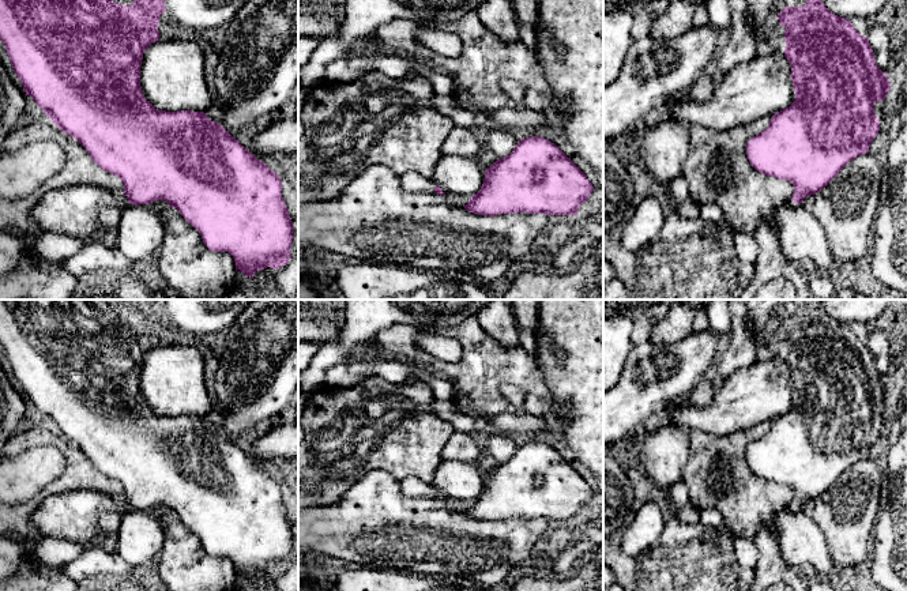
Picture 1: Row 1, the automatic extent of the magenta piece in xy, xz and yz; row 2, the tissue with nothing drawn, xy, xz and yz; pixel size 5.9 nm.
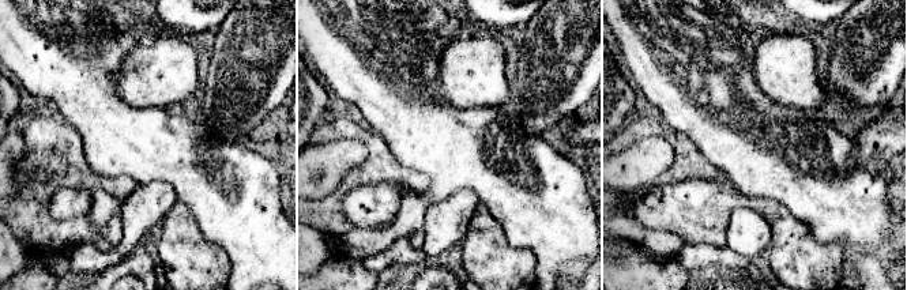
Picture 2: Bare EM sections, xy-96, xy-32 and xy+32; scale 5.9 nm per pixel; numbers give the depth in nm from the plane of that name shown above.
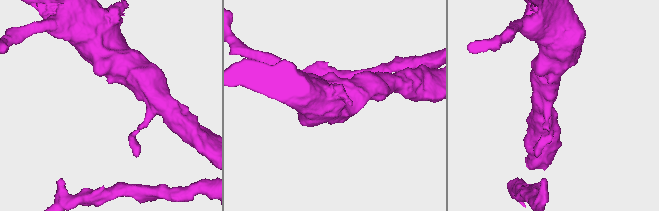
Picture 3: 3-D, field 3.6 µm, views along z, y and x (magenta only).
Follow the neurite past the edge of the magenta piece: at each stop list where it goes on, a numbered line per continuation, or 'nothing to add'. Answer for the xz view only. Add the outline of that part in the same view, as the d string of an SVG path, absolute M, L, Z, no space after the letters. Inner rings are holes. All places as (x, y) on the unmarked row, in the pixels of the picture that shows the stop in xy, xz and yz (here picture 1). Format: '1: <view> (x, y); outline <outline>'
1: xz (413, 488); outline M413 477L402 479L399 486L403 494L410 498L434 497L434 489L432 485Z

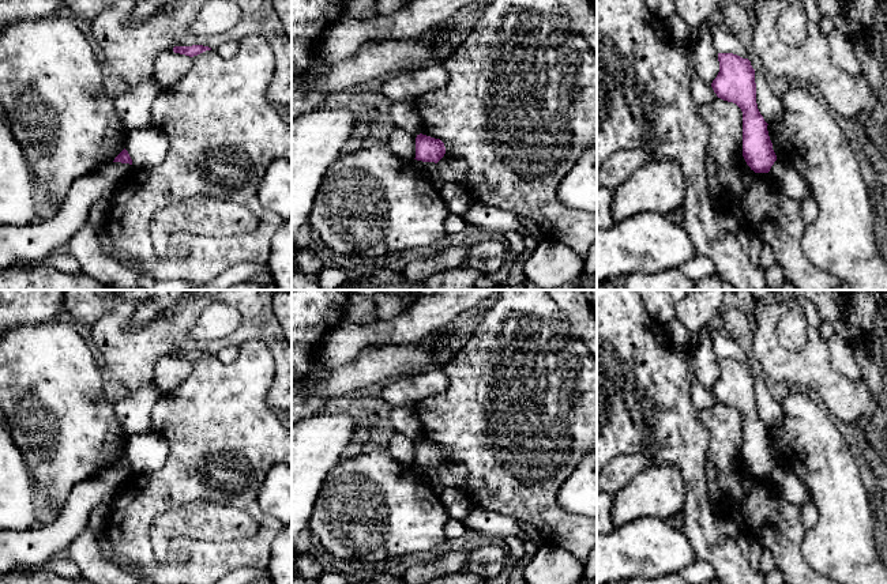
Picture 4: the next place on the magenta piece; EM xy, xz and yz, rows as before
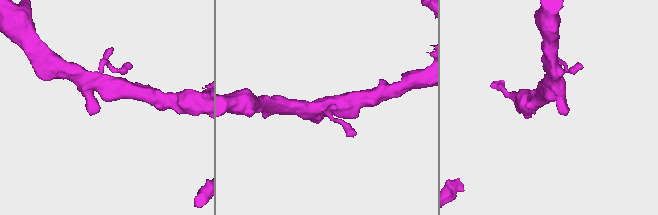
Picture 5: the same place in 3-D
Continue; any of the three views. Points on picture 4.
nothing to add

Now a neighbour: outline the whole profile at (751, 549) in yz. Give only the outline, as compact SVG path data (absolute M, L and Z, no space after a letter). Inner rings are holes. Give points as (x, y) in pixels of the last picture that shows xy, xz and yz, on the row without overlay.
M740 532L740 535L736 539L747 561L753 569L759 570L763 549L762 545L745 532Z

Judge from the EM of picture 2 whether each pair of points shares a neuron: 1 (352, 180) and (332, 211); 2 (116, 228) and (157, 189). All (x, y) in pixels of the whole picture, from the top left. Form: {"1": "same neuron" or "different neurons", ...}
{"1": "same neuron", "2": "different neurons"}

